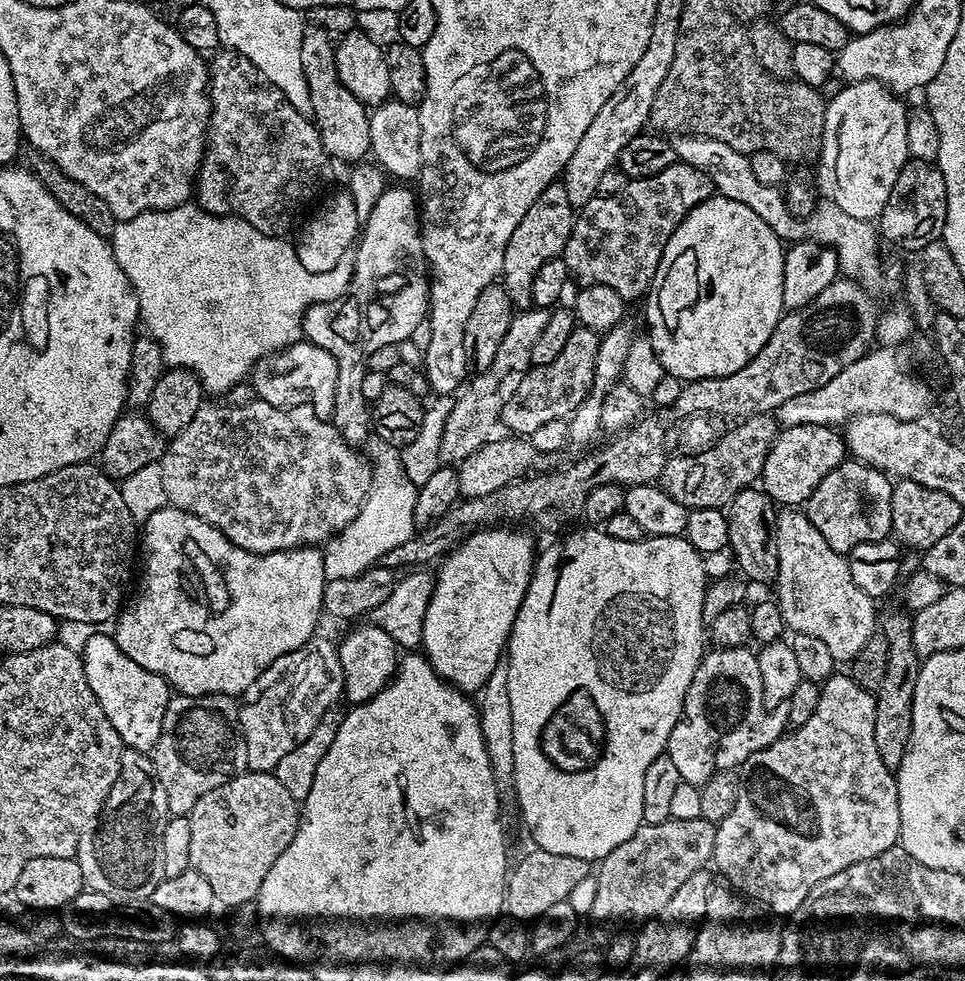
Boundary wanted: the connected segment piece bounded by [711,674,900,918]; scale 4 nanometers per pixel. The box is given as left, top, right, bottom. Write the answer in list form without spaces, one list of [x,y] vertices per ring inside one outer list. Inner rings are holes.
[[[833,674],[828,677],[827,680],[823,681],[822,686],[827,688],[828,692],[825,692],[823,688],[820,689],[820,697],[818,698],[818,706],[820,708],[820,712],[814,710],[814,714],[810,714],[809,720],[806,721],[806,726],[802,726],[801,728],[795,729],[800,734],[800,740],[796,740],[797,735],[794,730],[789,731],[787,734],[783,736],[779,736],[777,740],[775,740],[772,745],[768,748],[763,748],[762,750],[758,750],[754,754],[750,754],[750,758],[746,758],[746,762],[741,764],[738,771],[741,776],[741,789],[738,793],[738,802],[734,805],[734,810],[730,811],[730,814],[726,815],[726,818],[720,823],[716,824],[716,837],[714,838],[714,850],[712,851],[711,863],[713,865],[716,864],[715,871],[725,876],[726,879],[729,880],[731,887],[735,889],[737,893],[743,894],[748,898],[755,898],[761,905],[769,908],[771,913],[774,913],[777,917],[787,918],[792,915],[794,910],[798,910],[798,906],[802,906],[802,902],[806,898],[806,894],[810,889],[814,886],[818,886],[818,882],[822,882],[826,878],[831,878],[833,874],[838,874],[838,870],[846,870],[846,866],[854,866],[858,862],[866,862],[866,858],[878,858],[878,854],[882,854],[886,850],[890,850],[891,848],[897,847],[898,841],[900,839],[900,822],[899,822],[899,794],[898,794],[898,786],[896,785],[897,773],[893,771],[893,769],[888,768],[882,760],[882,756],[876,756],[876,751],[878,750],[877,743],[872,744],[872,736],[874,735],[874,726],[875,726],[875,706],[876,706],[876,697],[873,695],[869,689],[866,689],[860,685],[856,680],[852,679],[851,675],[844,674],[844,676],[839,676],[839,674]],[[752,768],[756,768],[756,772],[760,772],[760,768],[764,768],[766,772],[778,772],[780,776],[776,778],[776,786],[778,786],[778,796],[776,796],[776,800],[778,802],[774,802],[774,808],[772,808],[772,804],[770,804],[770,808],[762,808],[762,802],[758,802],[758,794],[756,794],[756,802],[752,802],[752,798],[750,798],[750,804],[746,804],[746,784],[748,784],[748,770],[752,770]]]

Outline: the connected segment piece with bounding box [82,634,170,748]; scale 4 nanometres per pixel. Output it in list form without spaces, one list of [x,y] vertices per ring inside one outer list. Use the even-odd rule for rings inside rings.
[[[93,634],[84,644],[82,659],[86,670],[86,682],[92,681],[90,668],[94,670],[96,678],[104,676],[104,684],[106,686],[112,684],[112,692],[120,692],[122,706],[136,708],[138,722],[146,724],[146,744],[149,744],[151,748],[154,747],[158,742],[158,734],[162,734],[162,718],[166,714],[166,706],[170,699],[168,681],[157,672],[151,672],[142,666],[138,666],[138,662],[134,662],[134,658],[130,658],[125,654],[111,635],[100,636],[100,634]]]

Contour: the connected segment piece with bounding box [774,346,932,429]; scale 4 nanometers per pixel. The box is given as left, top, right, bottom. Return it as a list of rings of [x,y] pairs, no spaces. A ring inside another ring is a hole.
[[[896,346],[869,350],[824,386],[784,402],[774,412],[777,423],[783,429],[804,425],[837,427],[862,414],[890,414],[904,421],[919,419],[918,411],[922,412],[932,404],[932,392],[912,373],[907,354],[900,351],[904,350]]]

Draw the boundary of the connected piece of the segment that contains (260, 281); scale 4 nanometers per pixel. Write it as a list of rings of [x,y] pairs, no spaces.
[[[192,202],[119,221],[110,243],[114,258],[136,292],[147,335],[162,346],[165,365],[188,368],[208,394],[227,394],[233,386],[249,379],[257,360],[297,343],[302,336],[304,311],[311,304],[336,300],[352,283],[351,255],[343,256],[338,266],[330,270],[315,272],[302,266],[295,247],[287,239],[267,236],[237,216],[215,216]]]

